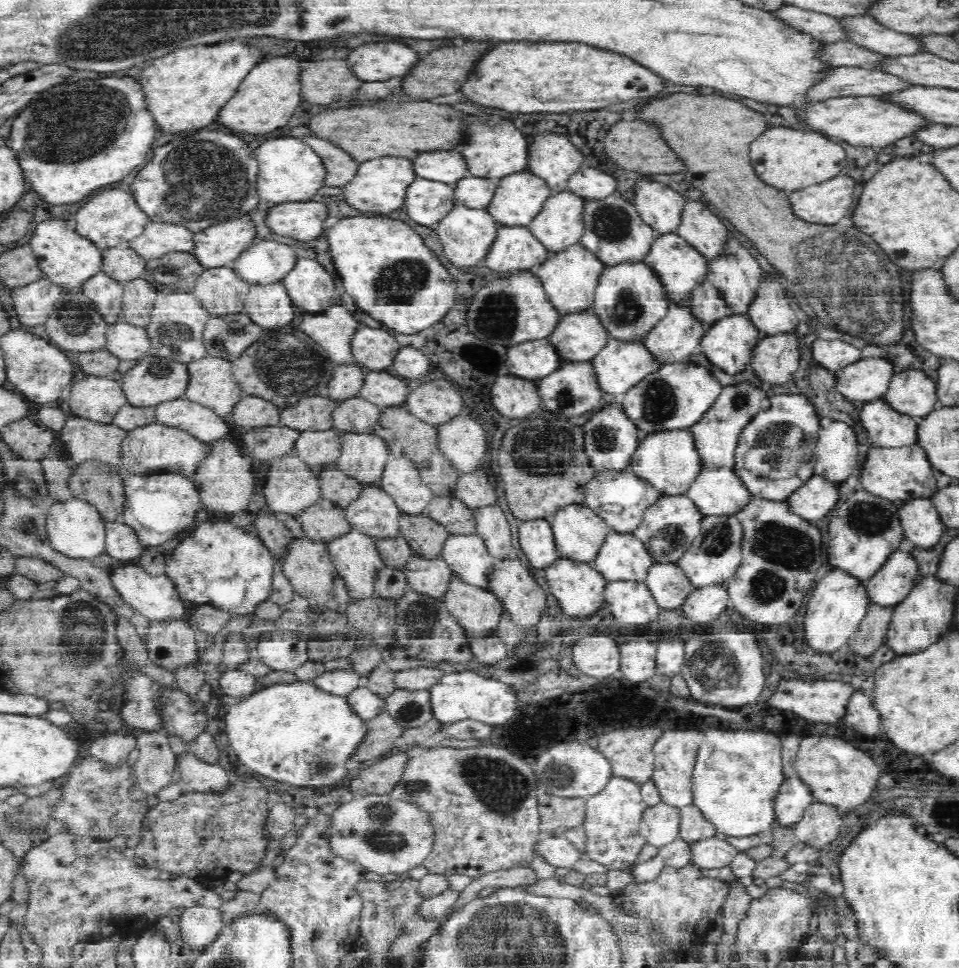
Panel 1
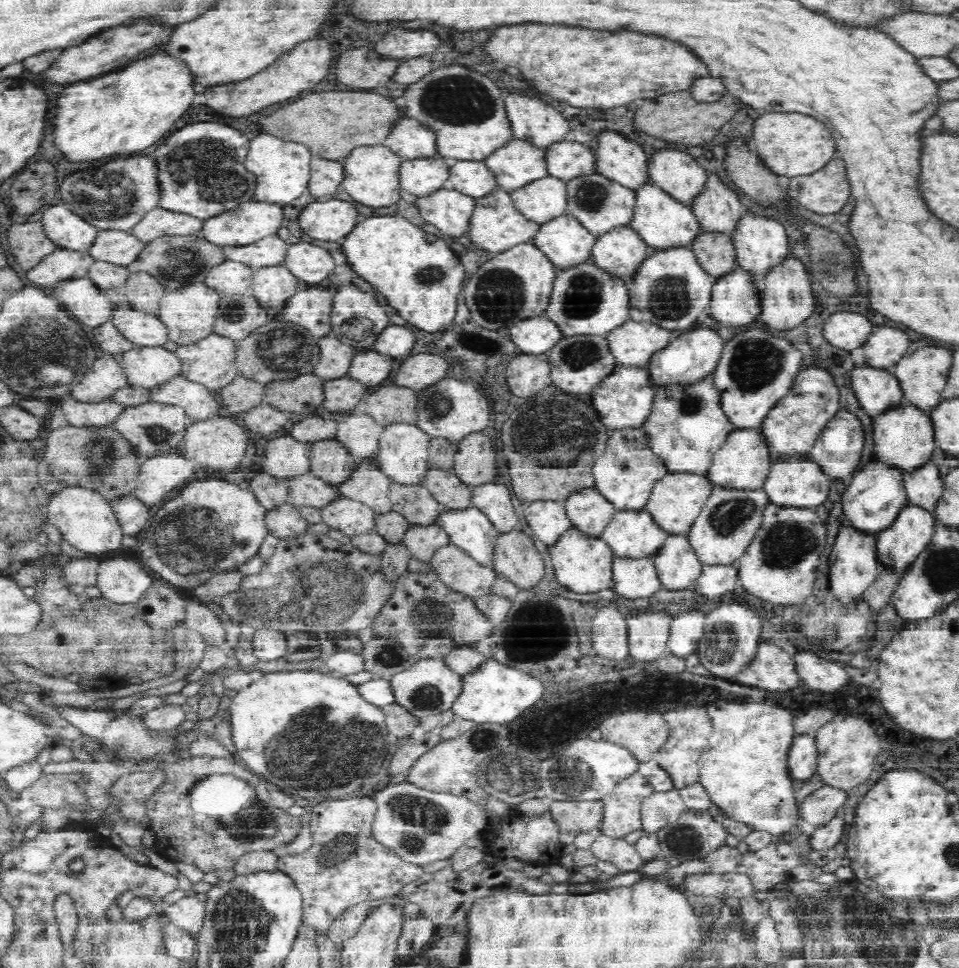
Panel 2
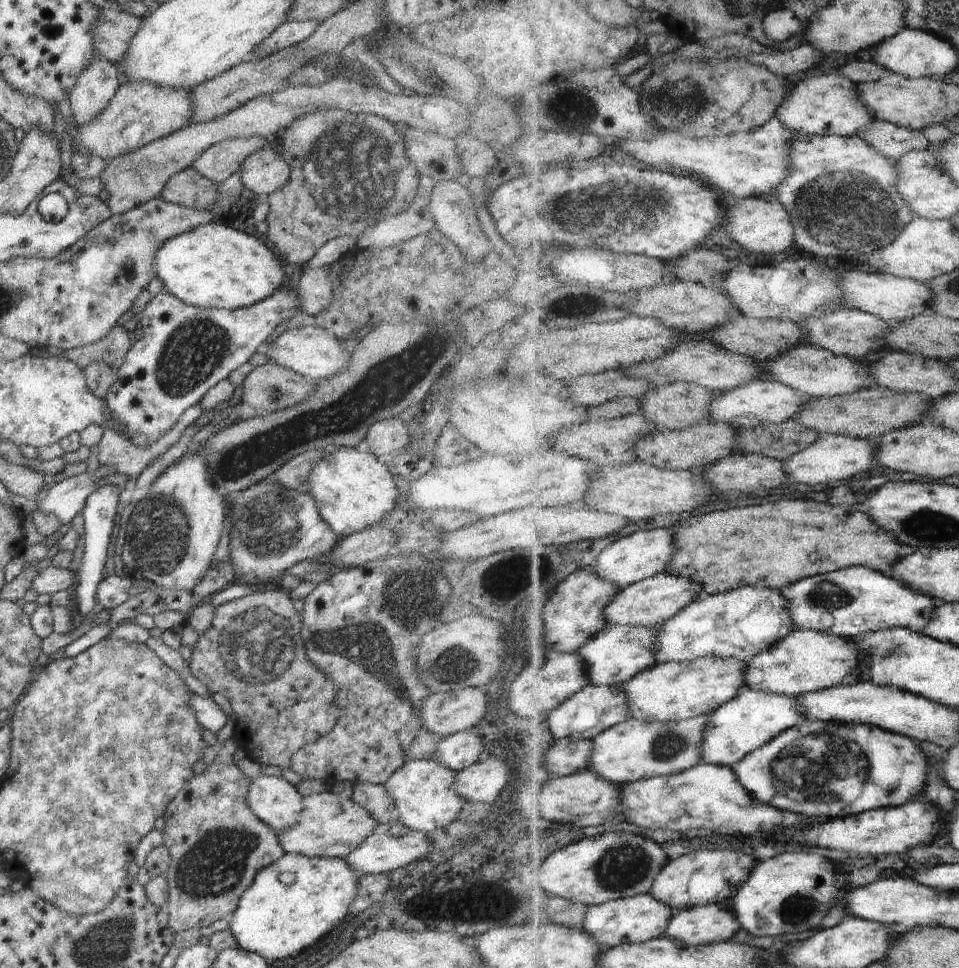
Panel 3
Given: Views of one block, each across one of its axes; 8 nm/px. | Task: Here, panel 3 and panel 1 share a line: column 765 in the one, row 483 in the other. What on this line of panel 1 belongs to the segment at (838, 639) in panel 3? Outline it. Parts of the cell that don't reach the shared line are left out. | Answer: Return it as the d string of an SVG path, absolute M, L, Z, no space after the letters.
M692 427L671 428L644 433L630 466L636 475L651 482L661 493L686 493L703 467Z

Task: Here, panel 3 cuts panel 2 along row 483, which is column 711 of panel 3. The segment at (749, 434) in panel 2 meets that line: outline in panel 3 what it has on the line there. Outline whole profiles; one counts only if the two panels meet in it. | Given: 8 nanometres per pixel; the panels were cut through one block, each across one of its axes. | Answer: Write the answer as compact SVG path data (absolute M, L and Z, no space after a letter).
M746 685L736 700L724 704L710 715L708 730L704 732L704 760L706 763L731 766L734 769L752 752L792 730L801 720L808 719L809 714L798 697L752 690Z

